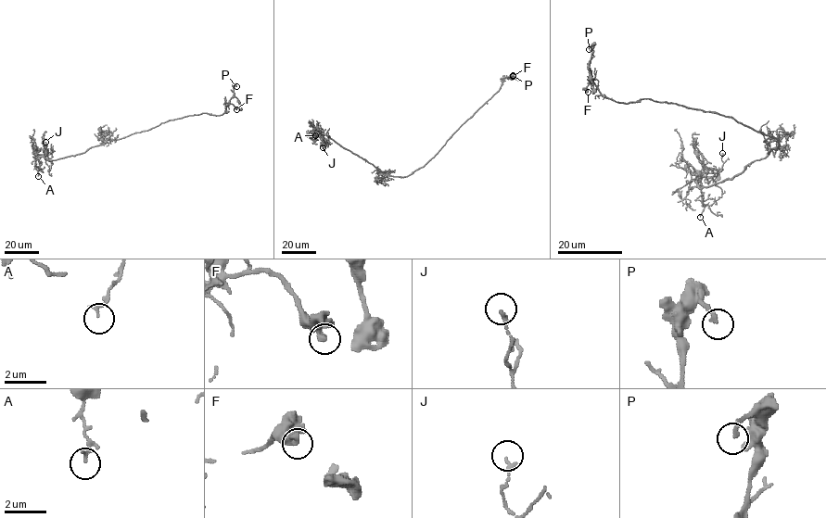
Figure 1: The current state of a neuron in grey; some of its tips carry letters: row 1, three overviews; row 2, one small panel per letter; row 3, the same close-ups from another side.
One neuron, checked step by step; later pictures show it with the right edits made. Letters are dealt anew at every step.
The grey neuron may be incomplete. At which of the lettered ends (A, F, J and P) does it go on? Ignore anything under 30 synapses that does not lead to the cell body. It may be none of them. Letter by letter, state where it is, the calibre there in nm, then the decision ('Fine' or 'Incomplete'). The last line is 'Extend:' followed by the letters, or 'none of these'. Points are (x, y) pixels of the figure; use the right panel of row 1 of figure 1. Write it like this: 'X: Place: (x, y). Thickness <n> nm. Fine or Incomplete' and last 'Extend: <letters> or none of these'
A: Place: (700, 217). Thickness 160 nm. Fine
F: Place: (588, 92). Thickness 360 nm. Fine
J: Place: (722, 153). Thickness 190 nm. Fine
P: Place: (589, 49). Thickness 160 nm. Fine
Extend: none of these

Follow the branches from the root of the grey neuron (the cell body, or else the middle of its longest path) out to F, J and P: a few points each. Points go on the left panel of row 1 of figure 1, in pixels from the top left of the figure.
F: (140, 132), (189, 115), (204, 113), (220, 115), (225, 111), (228, 104), (236, 109)
J: (140, 132), (108, 139), (83, 153), (51, 160), (43, 156), (47, 153), (45, 142)
P: (140, 132), (189, 115), (204, 113), (221, 115), (234, 94), (234, 86), (236, 86)

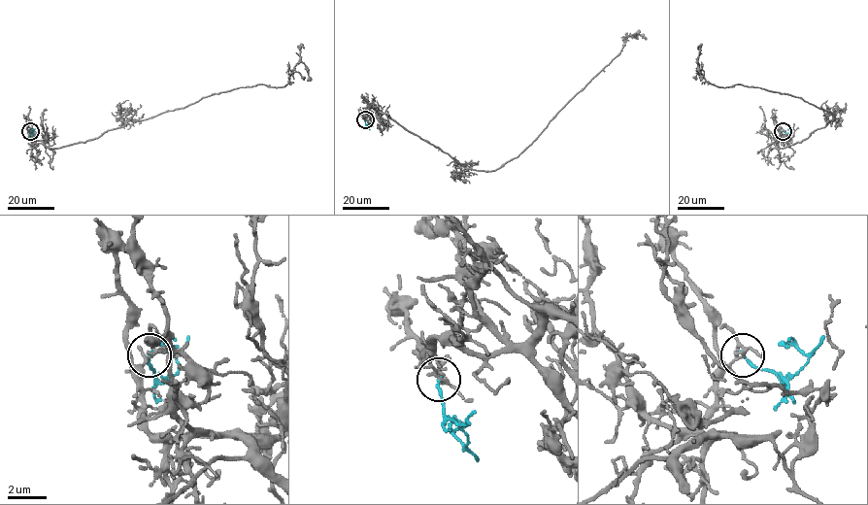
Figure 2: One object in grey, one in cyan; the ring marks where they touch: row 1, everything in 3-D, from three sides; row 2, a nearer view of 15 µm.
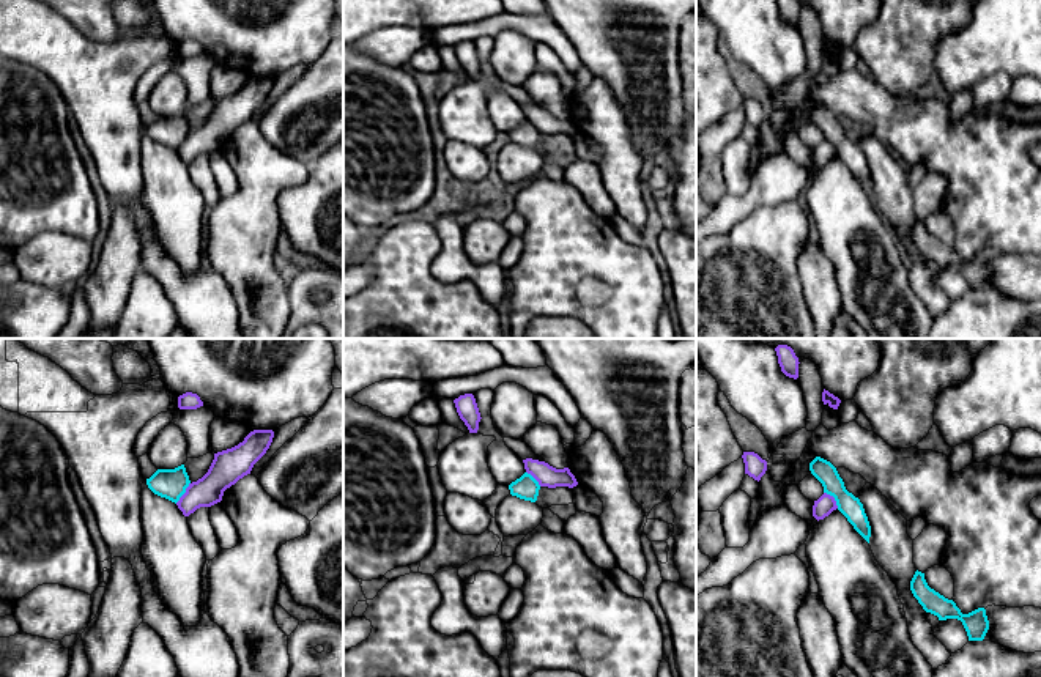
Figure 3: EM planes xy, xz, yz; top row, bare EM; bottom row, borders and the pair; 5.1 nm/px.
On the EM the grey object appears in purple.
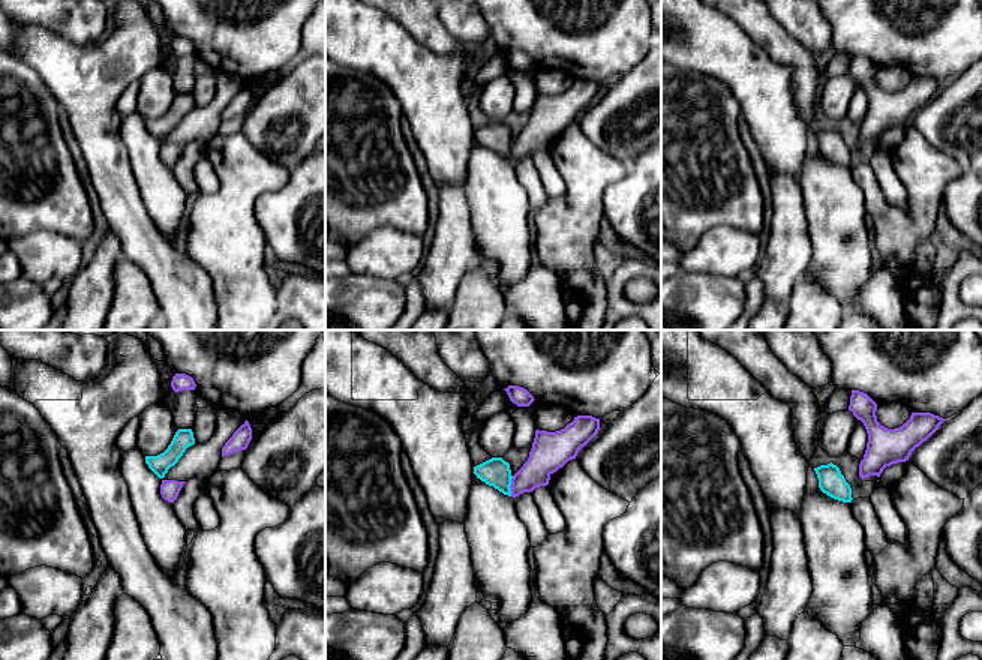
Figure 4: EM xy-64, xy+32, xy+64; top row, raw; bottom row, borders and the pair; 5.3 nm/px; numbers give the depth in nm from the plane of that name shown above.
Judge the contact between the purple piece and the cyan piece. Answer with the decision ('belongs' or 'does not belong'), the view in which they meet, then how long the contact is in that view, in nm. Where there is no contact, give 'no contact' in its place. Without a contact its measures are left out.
does not belong | xy | 130 nm

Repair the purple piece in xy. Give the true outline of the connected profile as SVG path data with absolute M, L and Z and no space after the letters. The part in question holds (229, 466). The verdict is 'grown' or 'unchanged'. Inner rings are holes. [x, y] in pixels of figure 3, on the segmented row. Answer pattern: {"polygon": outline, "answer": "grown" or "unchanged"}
{"polygon": "M254 430L238 446L214 453L208 472L189 483L176 502L184 516L200 507L211 507L222 501L224 491L250 474L254 464L266 453L274 438L272 430Z", "answer": "unchanged"}

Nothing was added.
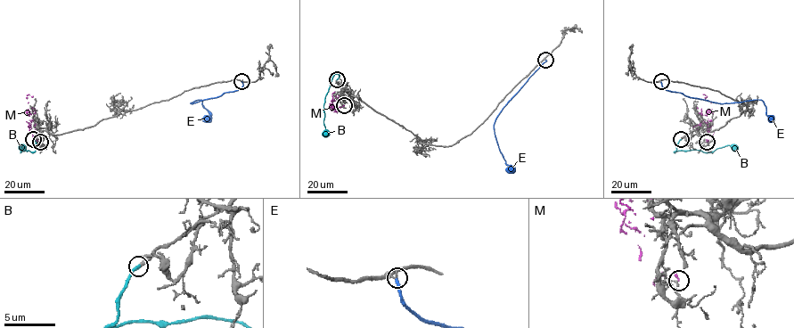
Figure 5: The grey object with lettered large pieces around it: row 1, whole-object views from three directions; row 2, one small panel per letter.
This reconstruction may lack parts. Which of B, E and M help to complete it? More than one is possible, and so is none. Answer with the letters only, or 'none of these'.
B

